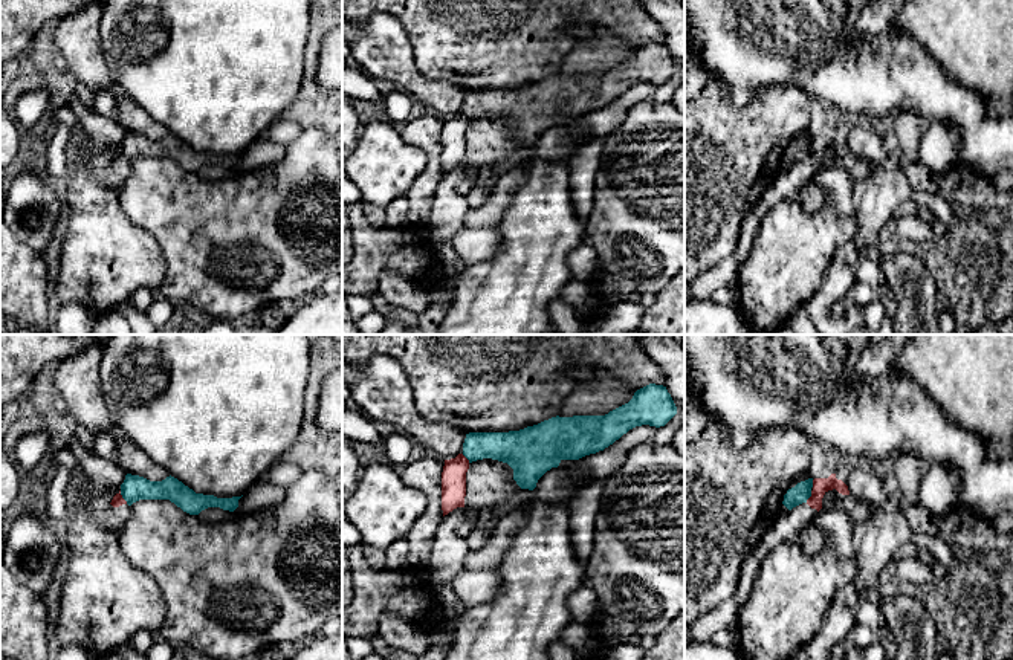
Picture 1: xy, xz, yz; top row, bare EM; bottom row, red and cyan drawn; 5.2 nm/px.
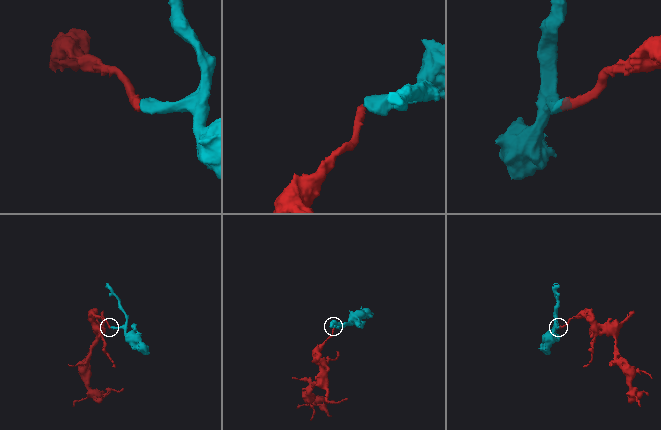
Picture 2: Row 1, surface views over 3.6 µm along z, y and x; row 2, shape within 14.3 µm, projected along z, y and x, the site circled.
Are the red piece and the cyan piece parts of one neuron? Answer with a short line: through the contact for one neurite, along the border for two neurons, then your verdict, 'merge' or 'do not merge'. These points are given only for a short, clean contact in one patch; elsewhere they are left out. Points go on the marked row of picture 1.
xy (119, 491), (127, 503) | do not merge

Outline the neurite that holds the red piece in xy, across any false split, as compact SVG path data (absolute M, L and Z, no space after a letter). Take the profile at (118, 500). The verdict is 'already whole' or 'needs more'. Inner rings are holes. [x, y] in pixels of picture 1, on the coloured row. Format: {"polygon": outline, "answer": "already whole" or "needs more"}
{"polygon": "M121 490L113 497L112 503L105 509L110 515L118 516L124 522L131 516L131 509L122 498Z", "answer": "needs more"}

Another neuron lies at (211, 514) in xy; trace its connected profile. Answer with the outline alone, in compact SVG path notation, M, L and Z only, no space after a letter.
M208 507L197 515L203 521L223 522L240 518L237 513L223 510L220 507Z

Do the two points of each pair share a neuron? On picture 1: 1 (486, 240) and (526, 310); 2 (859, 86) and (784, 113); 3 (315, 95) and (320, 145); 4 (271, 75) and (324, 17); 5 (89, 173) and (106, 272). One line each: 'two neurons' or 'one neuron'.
1: two neurons
2: two neurons
3: two neurons
4: two neurons
5: one neuron

